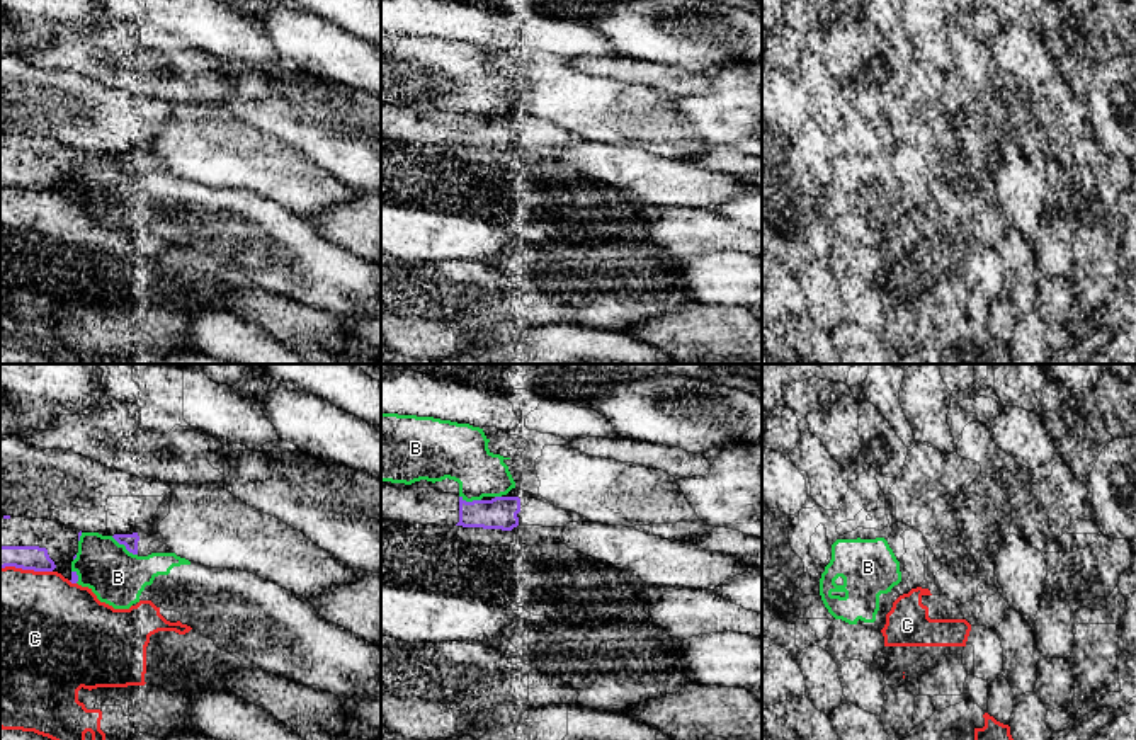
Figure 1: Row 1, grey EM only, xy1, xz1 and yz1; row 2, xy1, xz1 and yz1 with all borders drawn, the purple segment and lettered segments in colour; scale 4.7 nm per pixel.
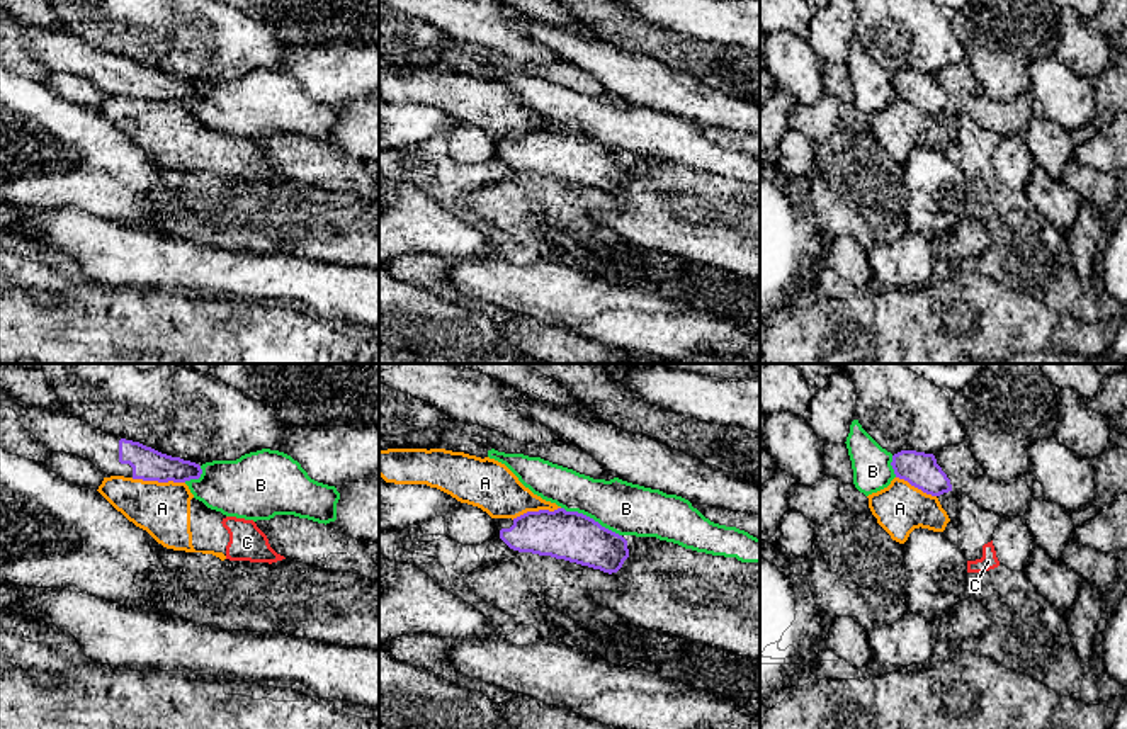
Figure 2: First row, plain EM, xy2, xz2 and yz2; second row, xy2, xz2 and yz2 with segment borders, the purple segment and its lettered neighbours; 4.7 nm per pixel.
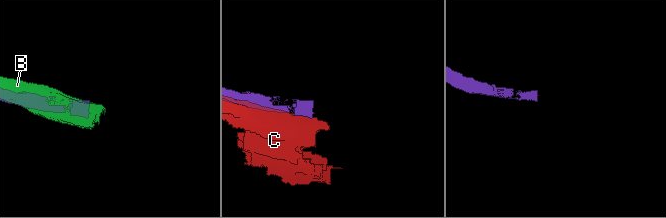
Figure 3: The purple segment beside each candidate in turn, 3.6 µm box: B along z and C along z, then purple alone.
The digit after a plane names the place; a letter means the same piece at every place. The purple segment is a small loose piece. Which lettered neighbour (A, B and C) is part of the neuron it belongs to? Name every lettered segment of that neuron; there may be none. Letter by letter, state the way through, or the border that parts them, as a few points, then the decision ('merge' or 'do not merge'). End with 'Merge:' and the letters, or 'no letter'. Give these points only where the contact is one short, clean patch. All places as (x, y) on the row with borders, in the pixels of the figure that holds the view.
A: border xy2 (131, 478), (184, 483); do not merge
B: do not merge
C: do not merge
Merge: no letter

